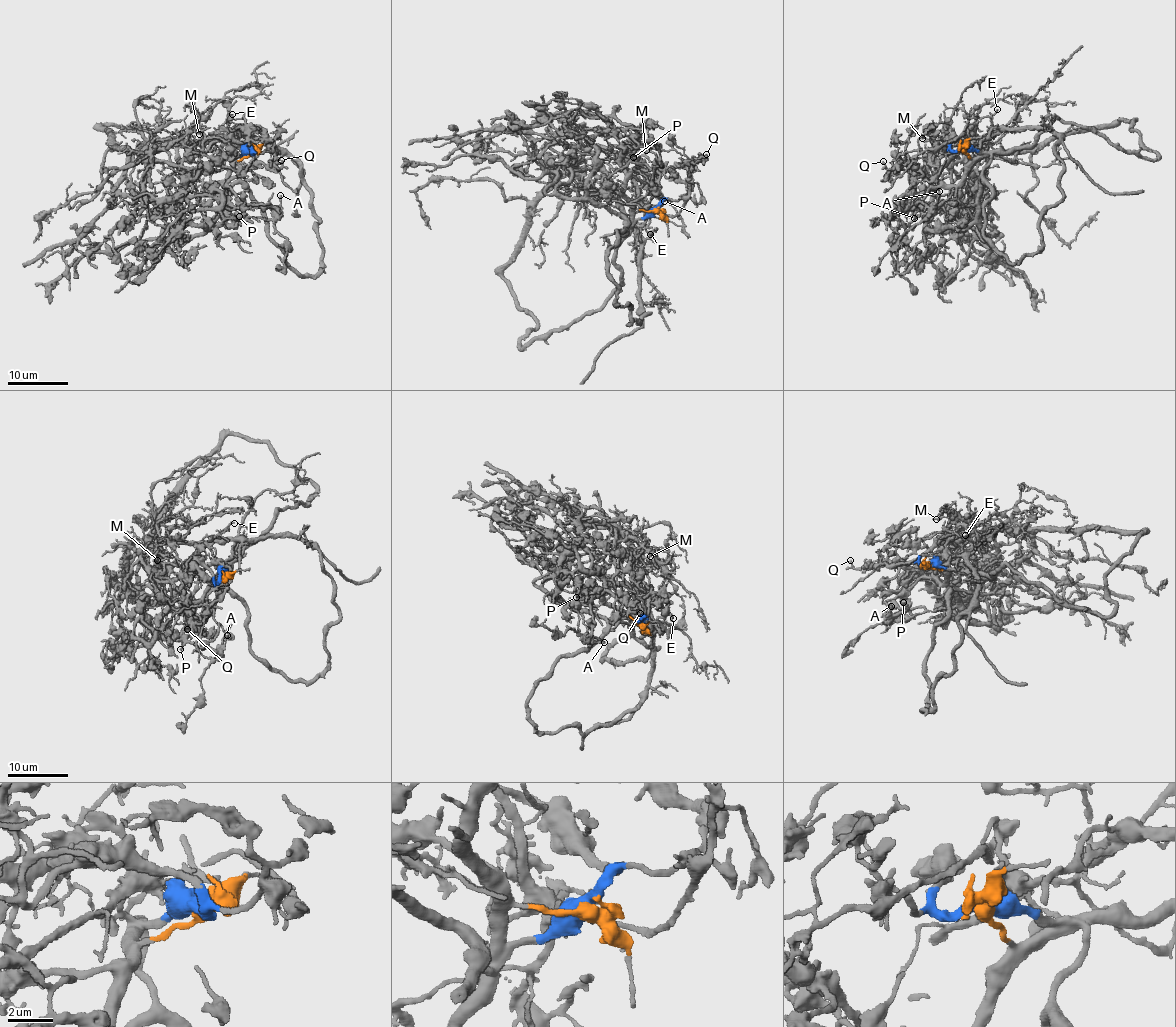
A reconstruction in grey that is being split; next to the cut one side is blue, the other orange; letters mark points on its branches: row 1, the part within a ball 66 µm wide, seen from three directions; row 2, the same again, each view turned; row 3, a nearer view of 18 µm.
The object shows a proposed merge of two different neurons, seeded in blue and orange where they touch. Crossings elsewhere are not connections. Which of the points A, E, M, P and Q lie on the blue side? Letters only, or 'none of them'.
E, M

